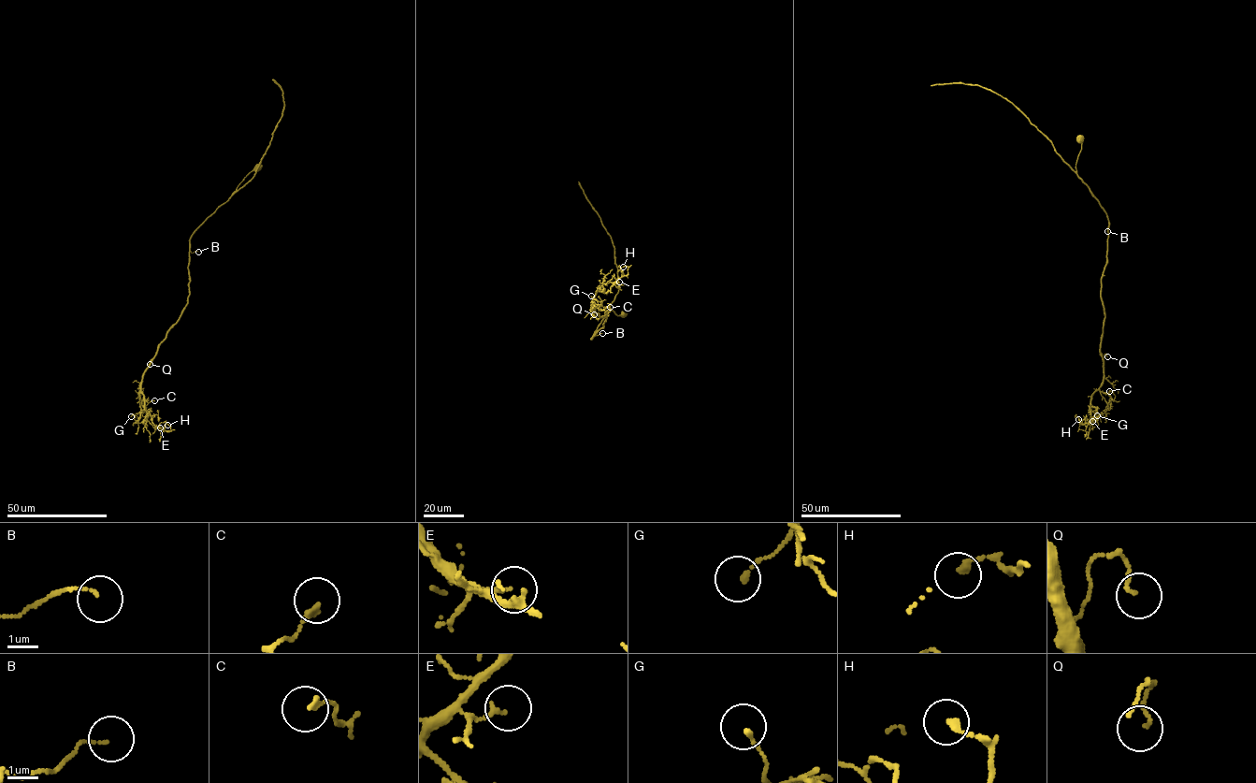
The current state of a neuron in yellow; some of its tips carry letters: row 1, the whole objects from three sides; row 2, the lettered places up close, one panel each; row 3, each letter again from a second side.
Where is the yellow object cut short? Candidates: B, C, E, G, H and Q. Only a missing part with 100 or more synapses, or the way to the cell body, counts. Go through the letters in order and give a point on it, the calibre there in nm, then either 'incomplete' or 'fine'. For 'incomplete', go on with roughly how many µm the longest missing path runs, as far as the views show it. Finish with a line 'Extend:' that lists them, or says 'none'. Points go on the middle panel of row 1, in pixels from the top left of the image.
B: (602, 333) | 80 nm | fine
C: (610, 307) | 170 nm | fine
E: (619, 282) | 120 nm | fine
G: (591, 296) | 150 nm | fine
H: (623, 267) | 220 nm | fine
Q: (594, 314) | 90 nm | fine
Extend: none

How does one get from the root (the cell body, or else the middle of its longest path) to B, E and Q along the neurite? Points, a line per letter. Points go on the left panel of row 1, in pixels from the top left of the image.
B: (257, 167), (193, 233), (190, 251), (198, 252)
E: (257, 167), (201, 224), (190, 239), (188, 303), (159, 346), (141, 384), (144, 407), (152, 424), (160, 427)
Q: (257, 167), (192, 234), (188, 303), (150, 364)

